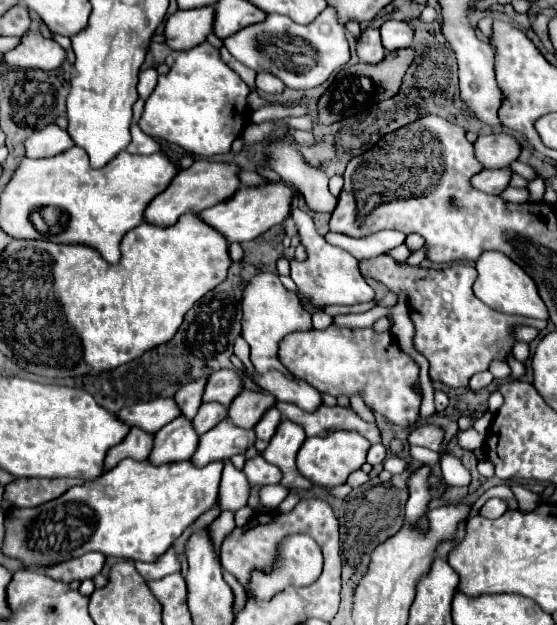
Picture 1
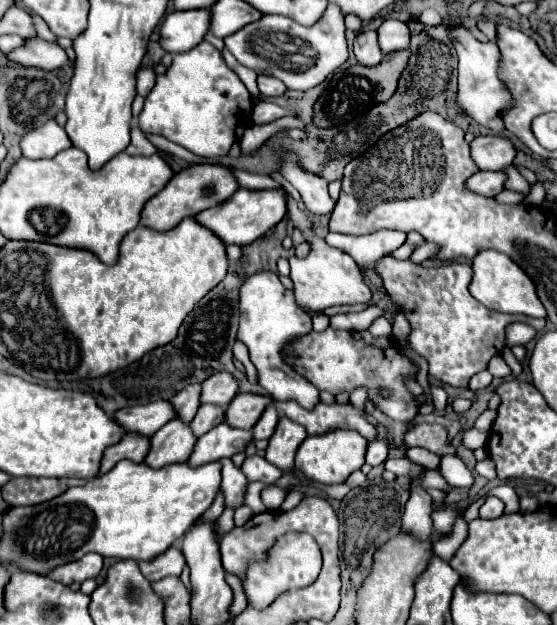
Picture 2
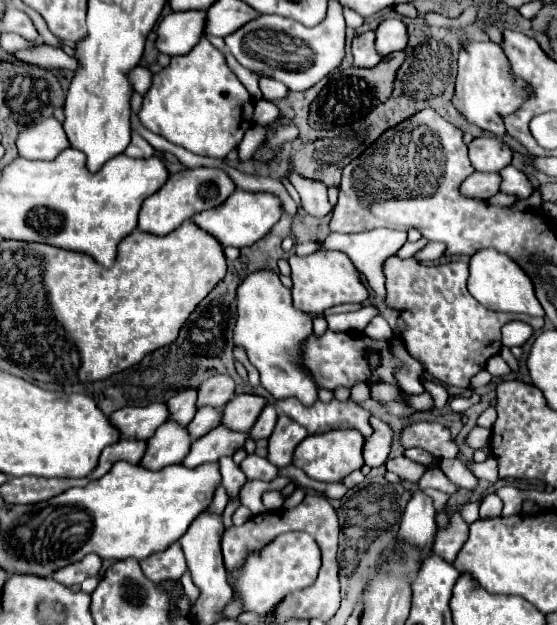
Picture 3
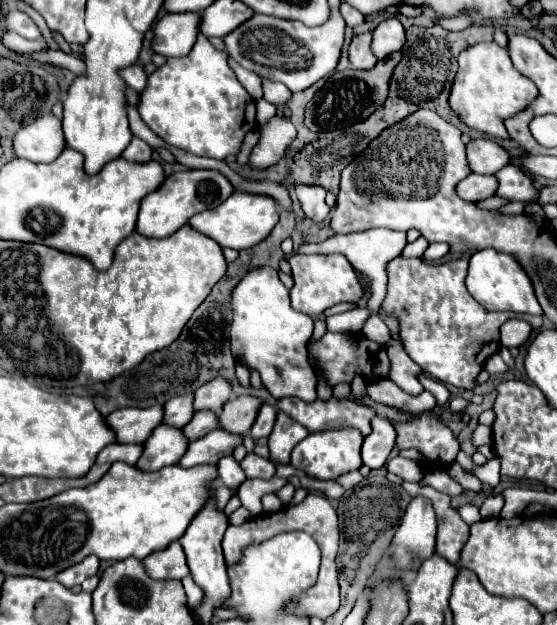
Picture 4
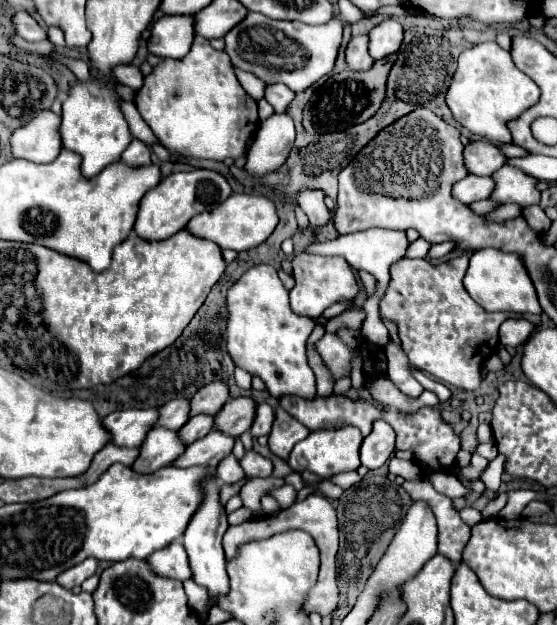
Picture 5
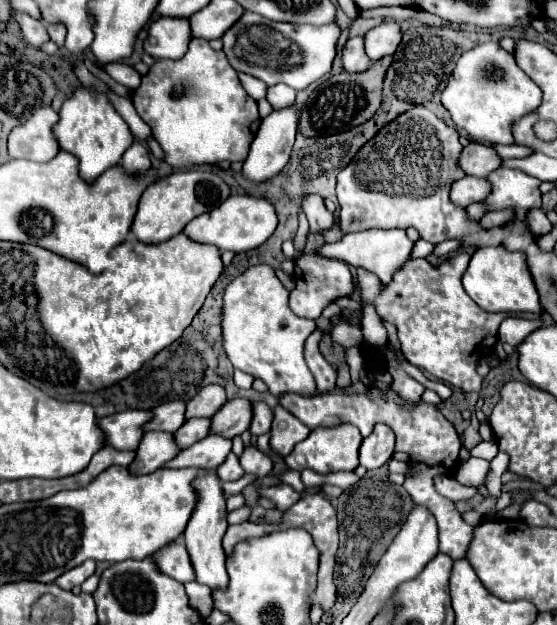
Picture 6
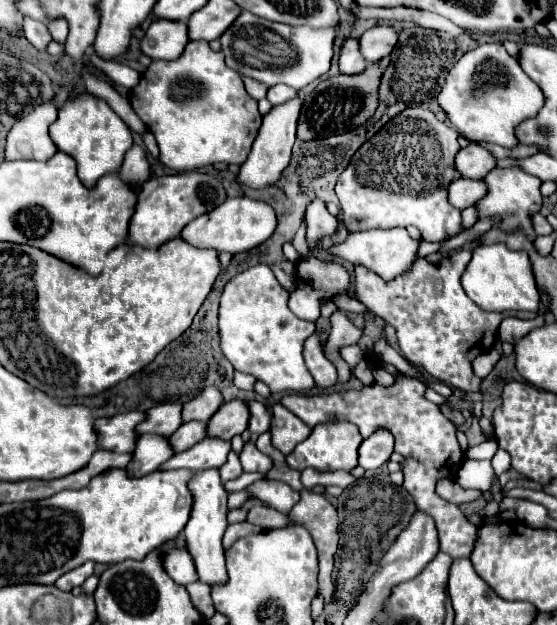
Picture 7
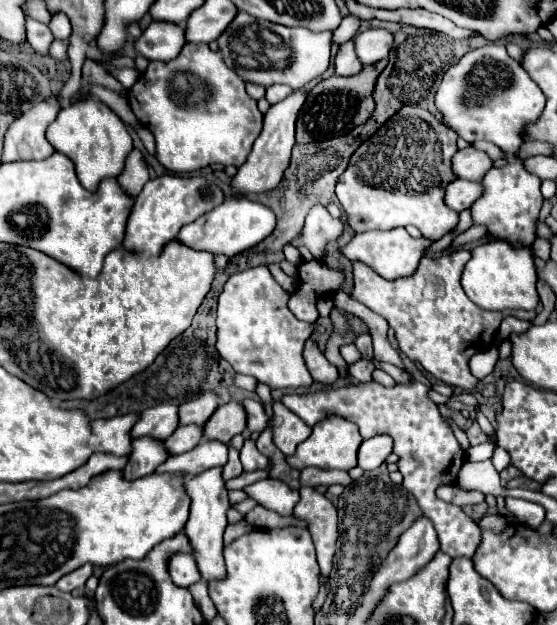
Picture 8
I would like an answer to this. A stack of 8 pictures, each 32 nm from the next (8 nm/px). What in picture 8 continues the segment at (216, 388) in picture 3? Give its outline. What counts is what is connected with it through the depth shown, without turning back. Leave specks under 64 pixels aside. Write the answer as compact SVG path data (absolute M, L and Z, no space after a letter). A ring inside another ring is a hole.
M204 392L196 400L190 400L180 406L180 426L186 424L204 424L214 410L218 408L218 396L216 392Z

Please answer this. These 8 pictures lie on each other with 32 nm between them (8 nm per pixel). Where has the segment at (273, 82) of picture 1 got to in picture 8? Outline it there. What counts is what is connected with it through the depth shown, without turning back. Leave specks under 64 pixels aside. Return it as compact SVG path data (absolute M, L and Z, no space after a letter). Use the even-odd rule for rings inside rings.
M274 84L274 86L268 86L266 88L266 100L270 104L278 104L280 100L284 100L284 96L290 96L294 90L284 86L284 84Z

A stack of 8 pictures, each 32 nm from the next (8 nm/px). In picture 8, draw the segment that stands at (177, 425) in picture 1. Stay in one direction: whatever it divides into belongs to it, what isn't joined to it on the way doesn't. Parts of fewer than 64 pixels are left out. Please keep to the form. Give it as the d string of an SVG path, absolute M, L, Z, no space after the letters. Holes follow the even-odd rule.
M142 436L132 442L132 452L130 460L124 468L124 478L126 480L136 480L142 476L148 476L156 472L156 468L168 460L170 452L164 448L162 440L154 440L152 436Z

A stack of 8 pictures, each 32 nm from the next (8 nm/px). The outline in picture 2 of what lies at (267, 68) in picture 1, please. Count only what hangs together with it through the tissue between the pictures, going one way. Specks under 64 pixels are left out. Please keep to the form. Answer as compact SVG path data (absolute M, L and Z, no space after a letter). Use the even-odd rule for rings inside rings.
M328 4L324 16L312 26L302 26L290 18L270 14L226 36L224 44L246 68L252 68L258 74L264 72L274 76L282 80L290 90L310 90L324 82L330 72L348 60L348 44L344 32L346 26L344 16L340 16L340 8L336 4Z

